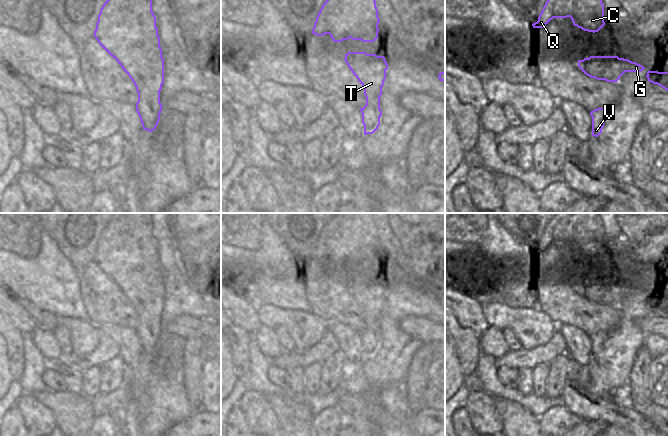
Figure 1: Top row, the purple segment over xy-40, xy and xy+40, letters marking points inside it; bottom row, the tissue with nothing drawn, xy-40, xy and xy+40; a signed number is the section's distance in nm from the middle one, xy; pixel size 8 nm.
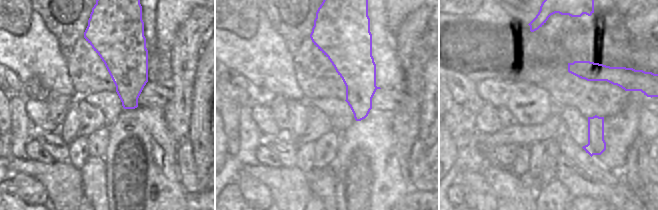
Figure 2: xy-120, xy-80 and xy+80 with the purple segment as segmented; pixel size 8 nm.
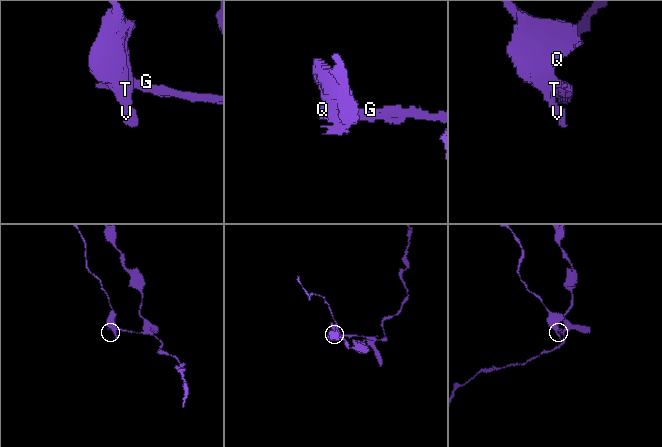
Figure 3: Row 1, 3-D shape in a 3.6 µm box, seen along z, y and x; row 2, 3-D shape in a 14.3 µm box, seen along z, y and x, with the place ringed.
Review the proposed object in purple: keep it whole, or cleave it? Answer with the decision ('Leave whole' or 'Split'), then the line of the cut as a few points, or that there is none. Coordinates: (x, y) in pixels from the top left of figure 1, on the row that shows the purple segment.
Split. Split along xy (384, 59), (383, 66), (385, 70).

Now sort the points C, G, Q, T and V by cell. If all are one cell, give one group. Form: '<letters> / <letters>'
C Q T V / G

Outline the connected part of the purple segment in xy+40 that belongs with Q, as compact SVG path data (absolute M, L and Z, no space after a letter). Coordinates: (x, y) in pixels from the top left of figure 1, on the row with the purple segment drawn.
M547 0L533 28L543 28L553 18L570 17L573 25L588 32L598 32L604 25L602 0Z

